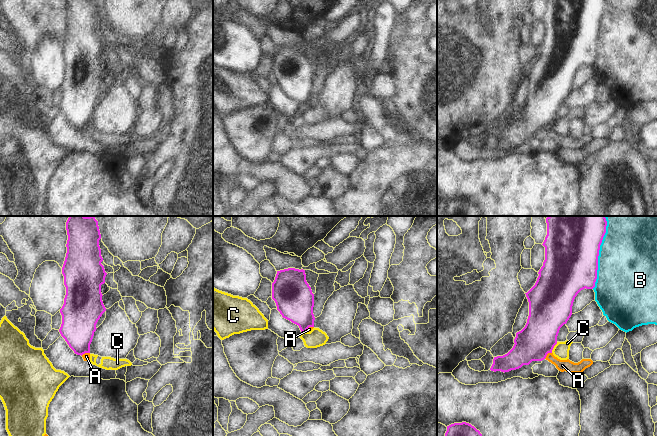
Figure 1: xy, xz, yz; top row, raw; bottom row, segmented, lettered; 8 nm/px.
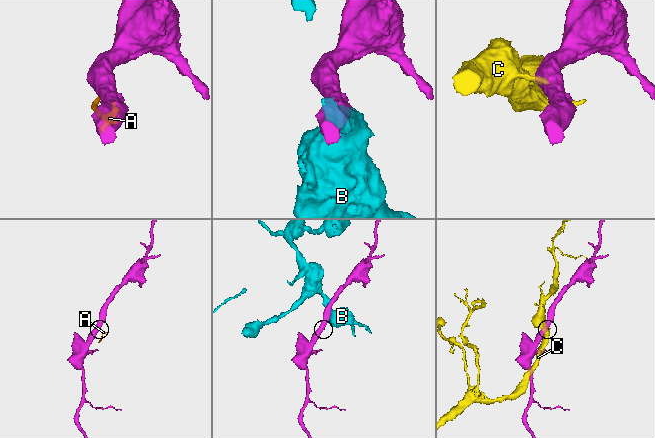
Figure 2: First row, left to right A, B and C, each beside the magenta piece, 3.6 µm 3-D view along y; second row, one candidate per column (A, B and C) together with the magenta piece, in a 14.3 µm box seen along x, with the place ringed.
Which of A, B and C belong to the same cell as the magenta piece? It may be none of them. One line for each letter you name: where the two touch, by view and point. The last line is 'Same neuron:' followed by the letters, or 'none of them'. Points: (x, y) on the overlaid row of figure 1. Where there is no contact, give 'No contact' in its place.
Same neuron: none of them

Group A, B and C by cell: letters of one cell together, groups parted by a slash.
A / B / C

